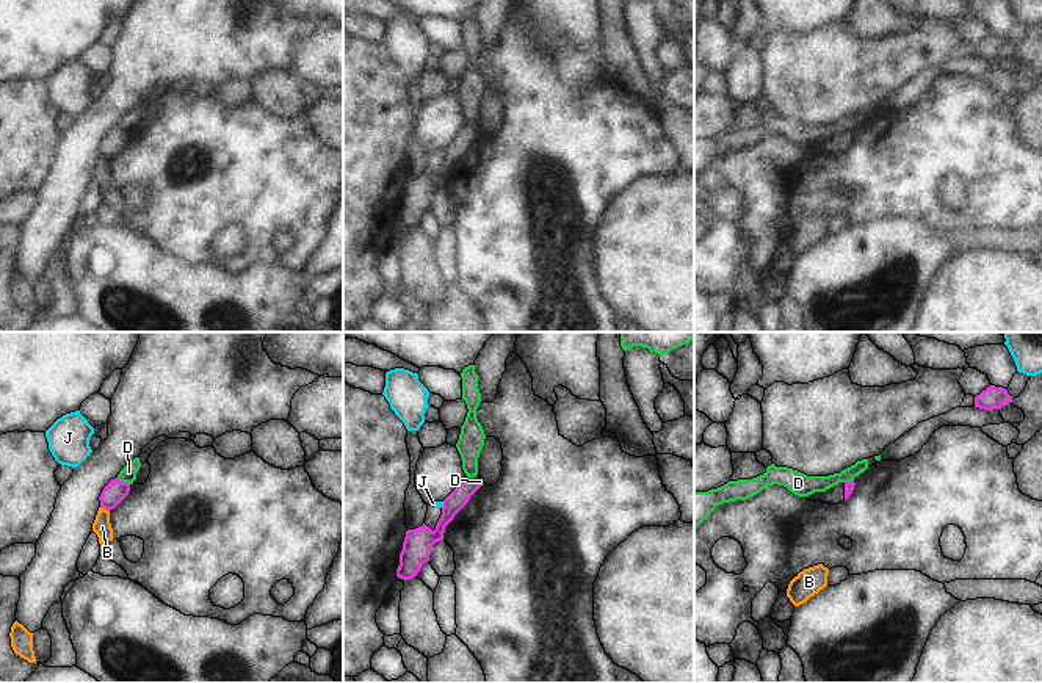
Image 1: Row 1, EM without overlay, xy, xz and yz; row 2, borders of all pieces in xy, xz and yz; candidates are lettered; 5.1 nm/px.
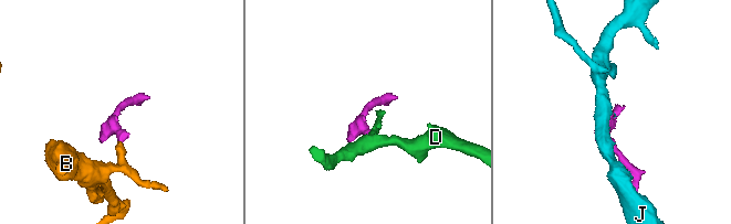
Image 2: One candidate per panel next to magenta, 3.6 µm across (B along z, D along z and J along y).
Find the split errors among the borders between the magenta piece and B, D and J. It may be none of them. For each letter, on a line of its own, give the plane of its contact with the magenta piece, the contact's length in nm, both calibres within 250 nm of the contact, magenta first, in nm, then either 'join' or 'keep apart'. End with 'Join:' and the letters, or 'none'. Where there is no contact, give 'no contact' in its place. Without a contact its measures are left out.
B: xy | 50 nm | 110/90 nm | keep apart
D: xy | 80 nm | 110/80 nm | keep apart
J: xz | 40 nm | 150/30 nm | keep apart
Join: none

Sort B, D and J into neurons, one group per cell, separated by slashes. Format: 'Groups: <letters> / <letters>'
Groups: B / D / J.

